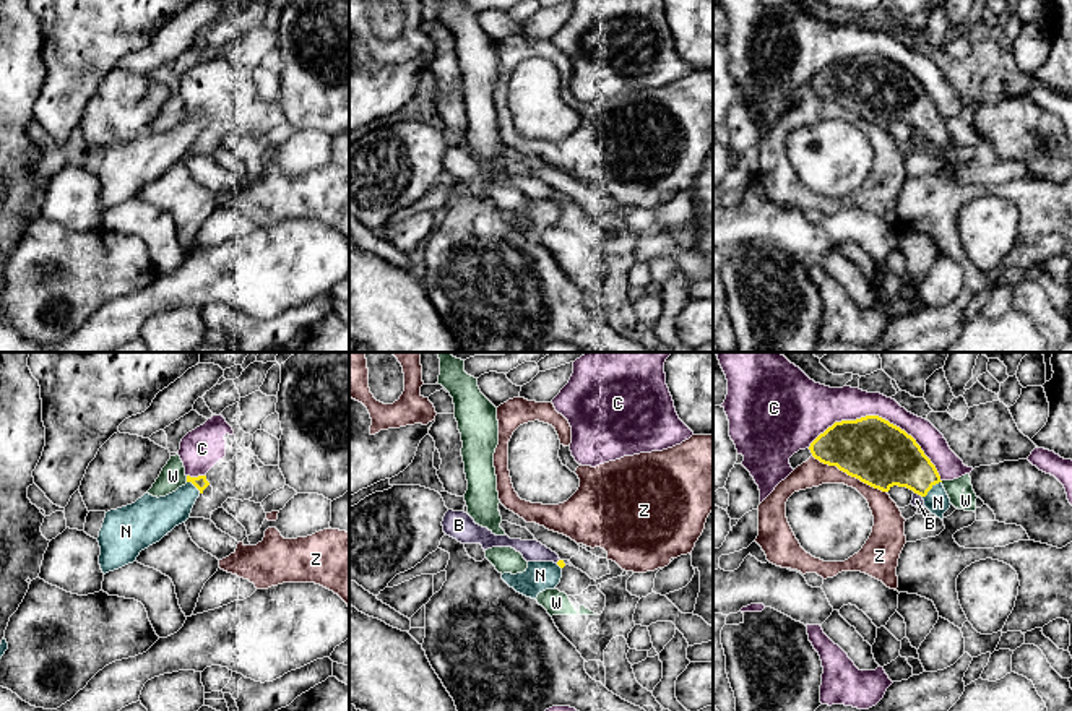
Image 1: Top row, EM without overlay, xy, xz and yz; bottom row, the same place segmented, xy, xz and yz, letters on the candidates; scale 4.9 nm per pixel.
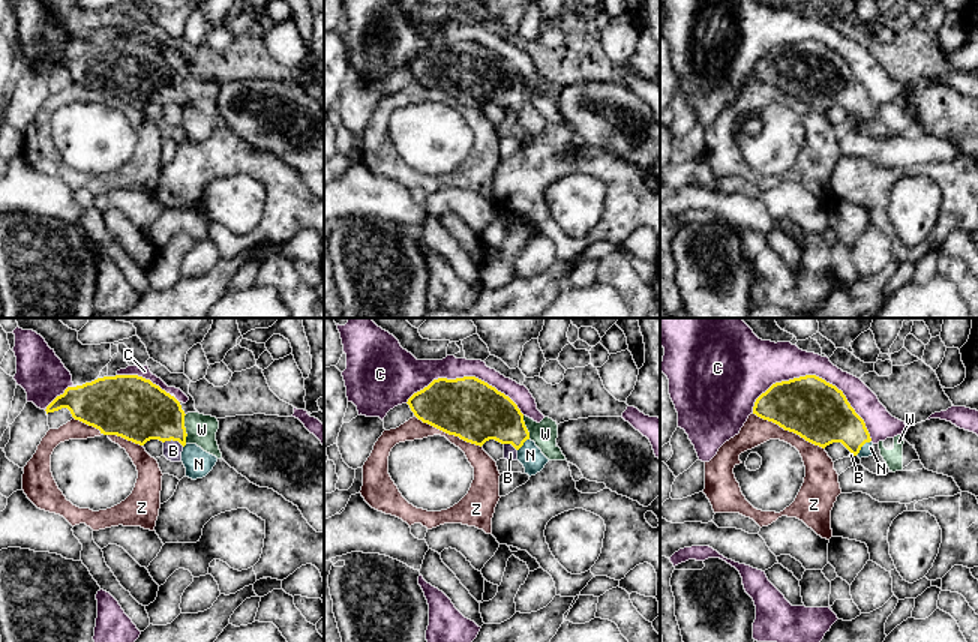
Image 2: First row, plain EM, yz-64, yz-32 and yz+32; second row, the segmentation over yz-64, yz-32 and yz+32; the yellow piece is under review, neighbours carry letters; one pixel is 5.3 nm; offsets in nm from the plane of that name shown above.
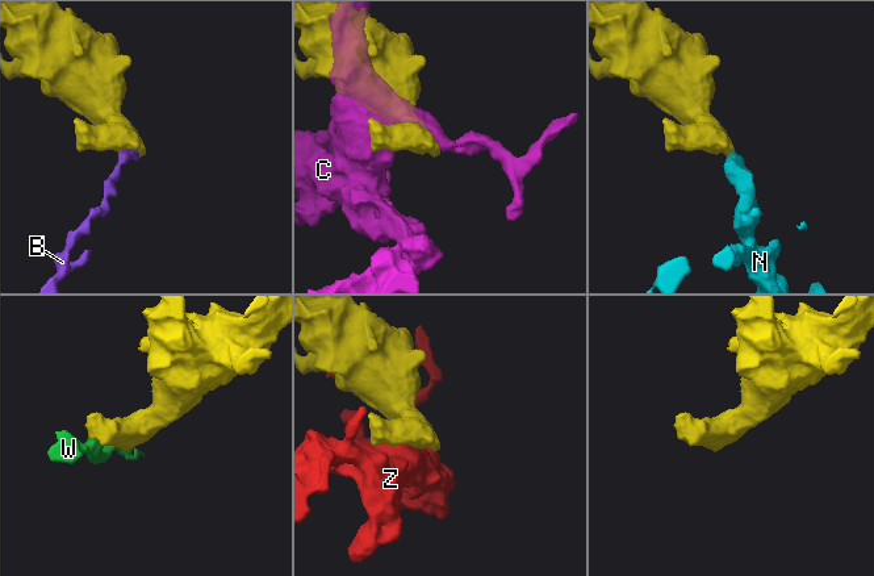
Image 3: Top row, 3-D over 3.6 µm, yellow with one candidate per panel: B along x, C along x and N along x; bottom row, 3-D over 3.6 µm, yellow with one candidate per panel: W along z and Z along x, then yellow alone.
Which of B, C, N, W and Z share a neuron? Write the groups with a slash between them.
B / C / N / W / Z

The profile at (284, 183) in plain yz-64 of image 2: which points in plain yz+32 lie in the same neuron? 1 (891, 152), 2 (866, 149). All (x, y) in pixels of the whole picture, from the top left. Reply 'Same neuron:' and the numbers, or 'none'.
Same neuron: none

